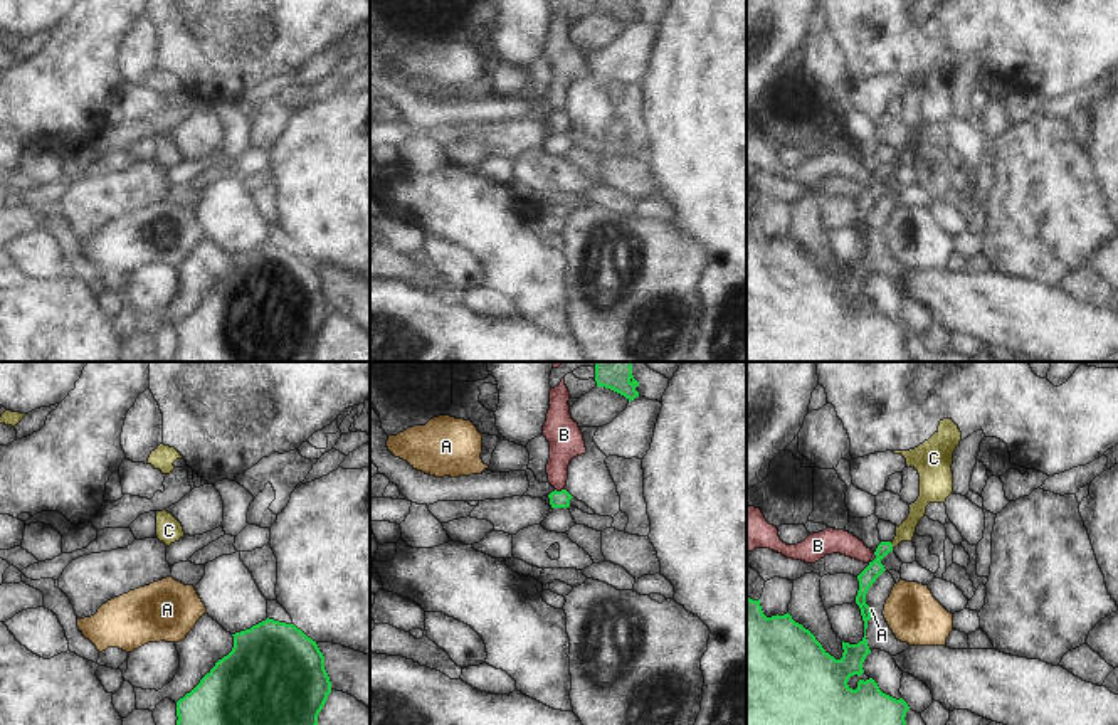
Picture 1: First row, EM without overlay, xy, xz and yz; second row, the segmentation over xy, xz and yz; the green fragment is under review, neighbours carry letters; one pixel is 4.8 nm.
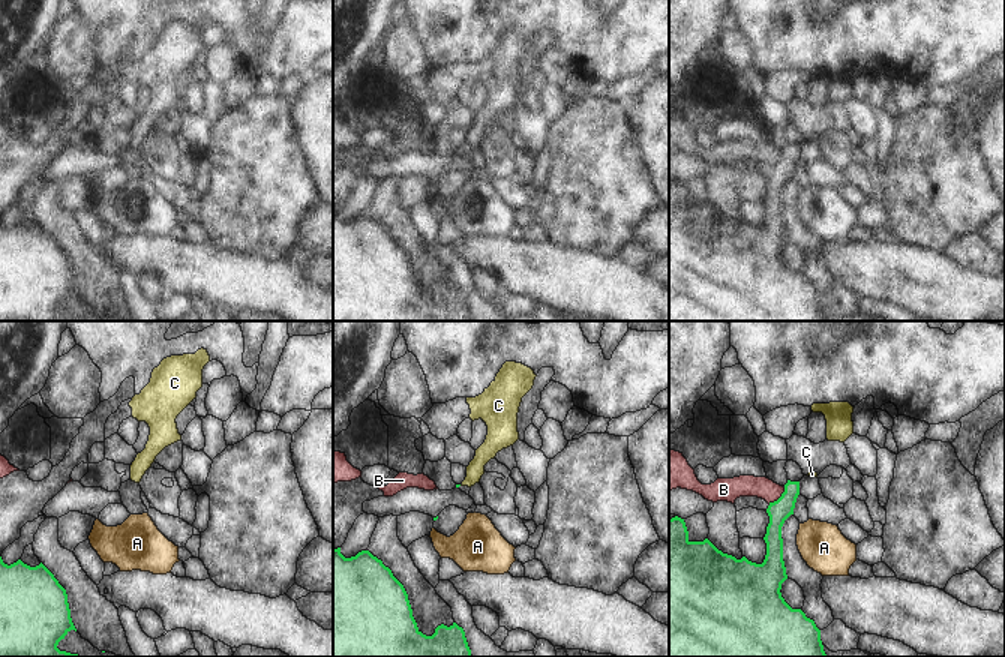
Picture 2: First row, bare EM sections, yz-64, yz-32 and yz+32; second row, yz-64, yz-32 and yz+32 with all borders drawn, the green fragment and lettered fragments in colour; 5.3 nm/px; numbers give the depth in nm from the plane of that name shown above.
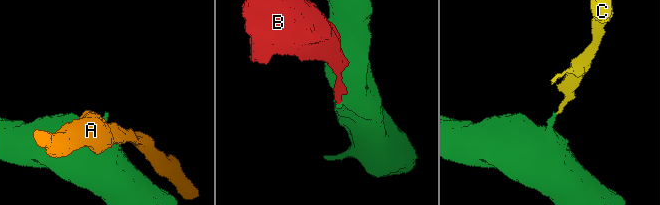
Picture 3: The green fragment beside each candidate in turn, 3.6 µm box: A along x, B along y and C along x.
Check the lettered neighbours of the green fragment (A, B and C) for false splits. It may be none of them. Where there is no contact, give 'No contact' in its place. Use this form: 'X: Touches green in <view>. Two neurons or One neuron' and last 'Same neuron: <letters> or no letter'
A: Touches green in yz. Two neurons
B: Touches green in xz. Two neurons
C: Touches green in yz. One neuron
Same neuron: C.

